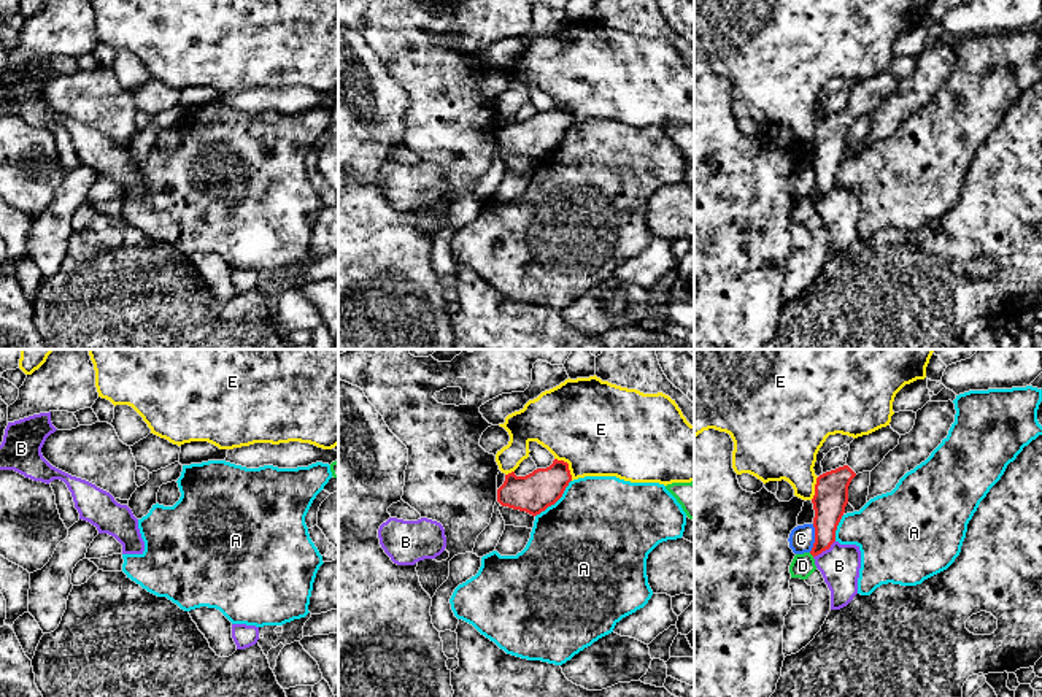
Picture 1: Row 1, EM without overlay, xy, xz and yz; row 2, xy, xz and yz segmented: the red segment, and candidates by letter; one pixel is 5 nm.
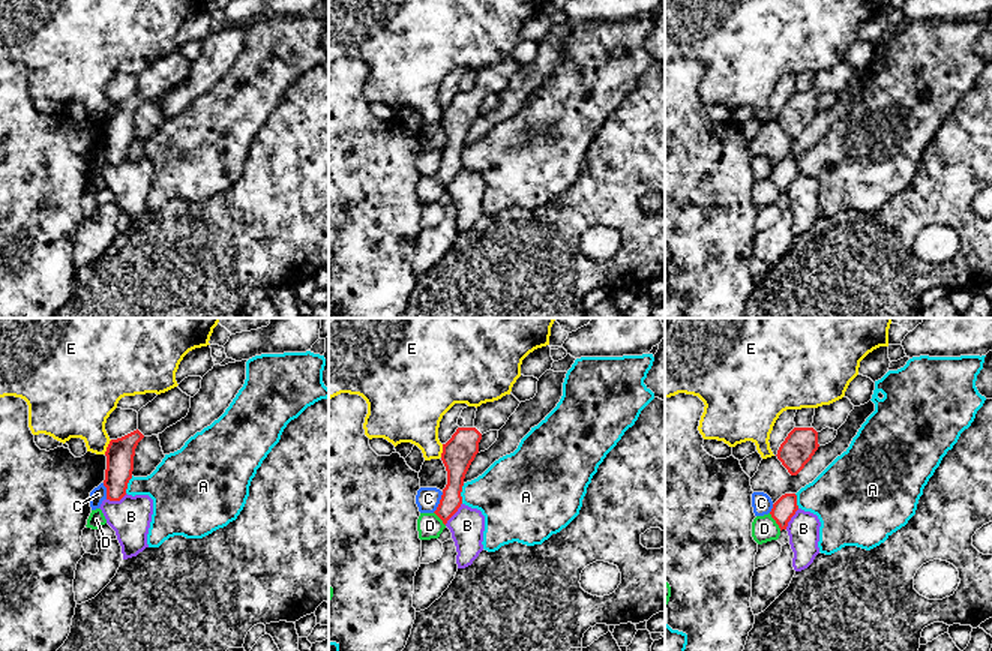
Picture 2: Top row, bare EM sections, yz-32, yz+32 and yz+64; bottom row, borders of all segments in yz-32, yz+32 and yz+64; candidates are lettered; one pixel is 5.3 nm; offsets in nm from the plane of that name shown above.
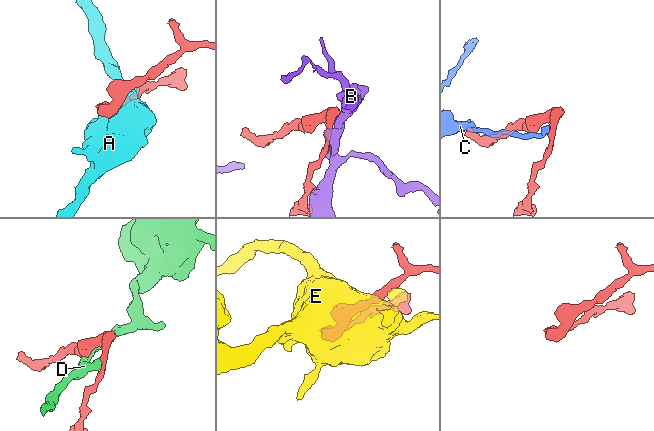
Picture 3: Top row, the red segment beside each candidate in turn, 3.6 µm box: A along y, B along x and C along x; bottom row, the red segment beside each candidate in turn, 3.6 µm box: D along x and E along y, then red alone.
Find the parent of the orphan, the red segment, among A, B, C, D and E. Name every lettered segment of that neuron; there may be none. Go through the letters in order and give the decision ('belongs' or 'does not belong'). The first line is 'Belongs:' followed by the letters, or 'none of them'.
Belongs: none of them
A: does not belong
B: does not belong
C: does not belong
D: does not belong
E: does not belong

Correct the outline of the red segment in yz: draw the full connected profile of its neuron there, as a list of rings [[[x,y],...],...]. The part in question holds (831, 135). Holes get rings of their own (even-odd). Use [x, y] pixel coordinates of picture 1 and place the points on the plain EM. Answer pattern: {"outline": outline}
{"outline": [[[891,70],[858,81],[848,89],[847,108],[816,122],[812,143],[815,187],[810,198],[813,202],[829,194],[836,186],[836,175],[848,148],[851,124],[858,117],[872,116],[899,89],[899,83],[901,79]]]}

